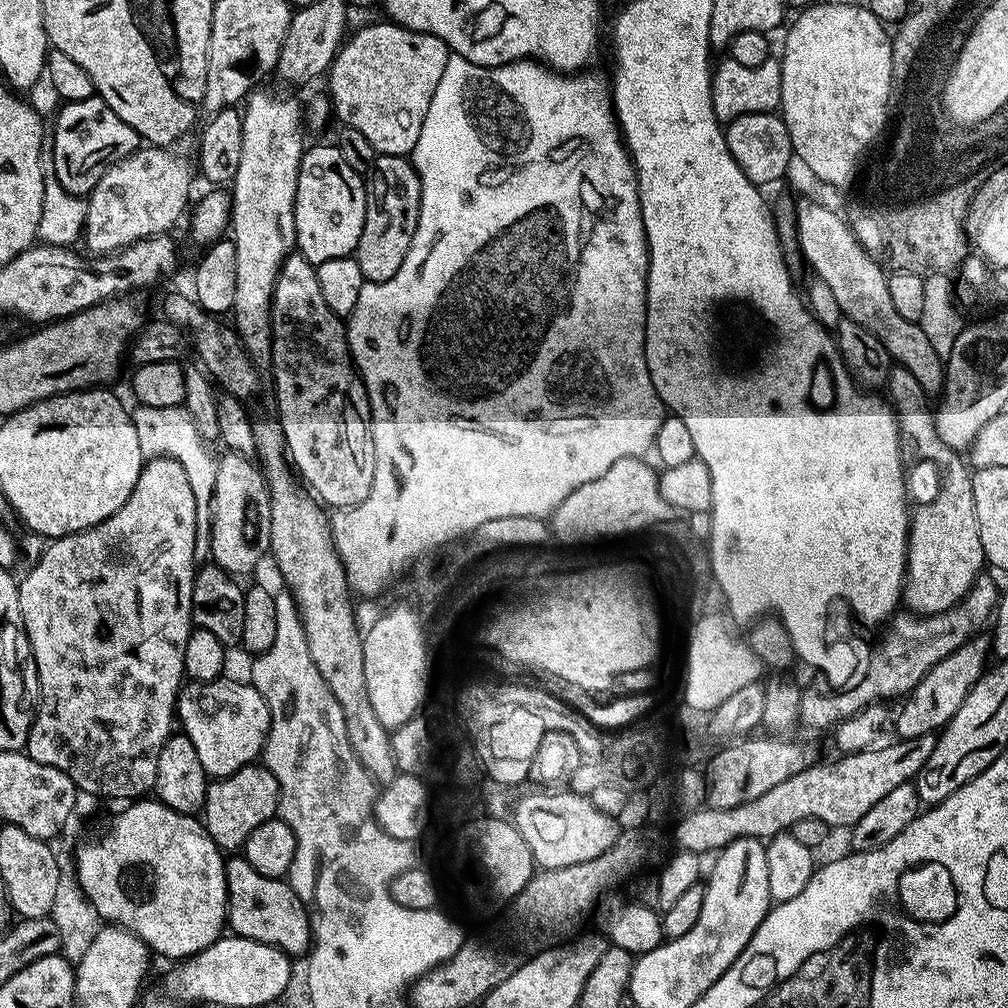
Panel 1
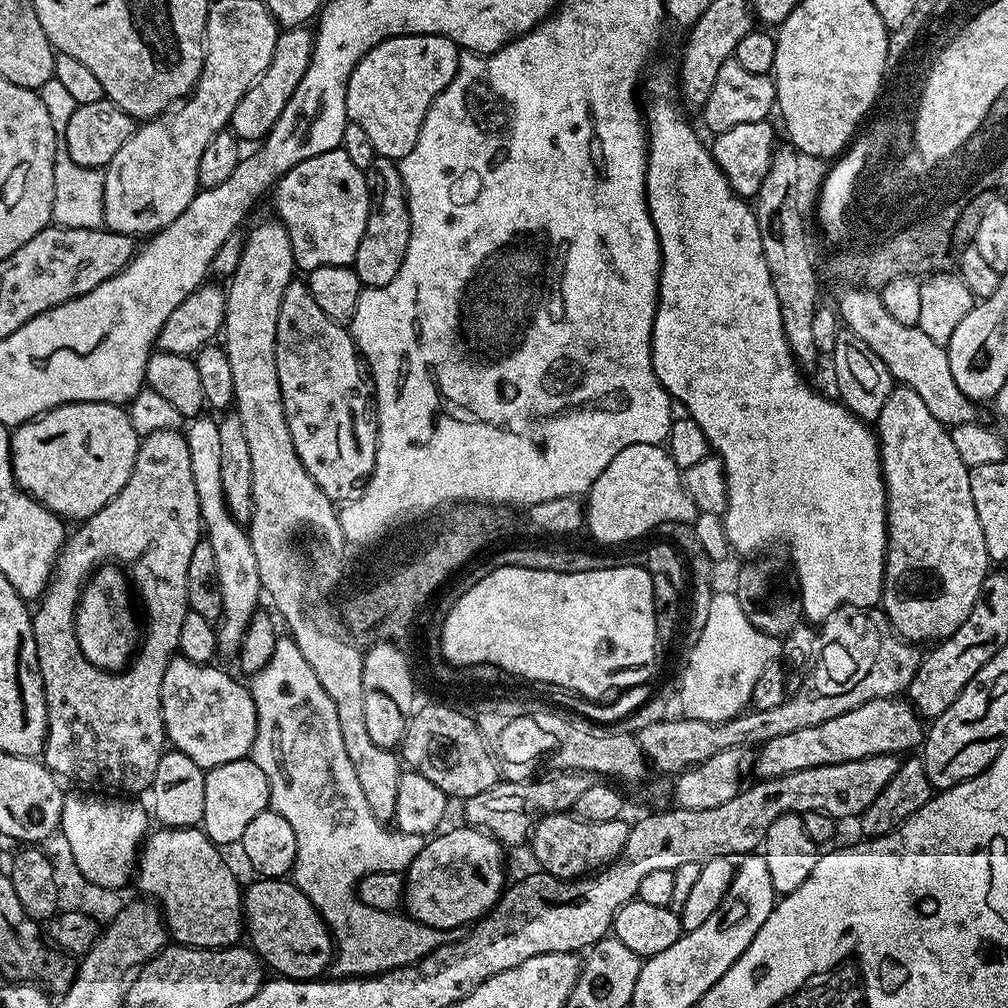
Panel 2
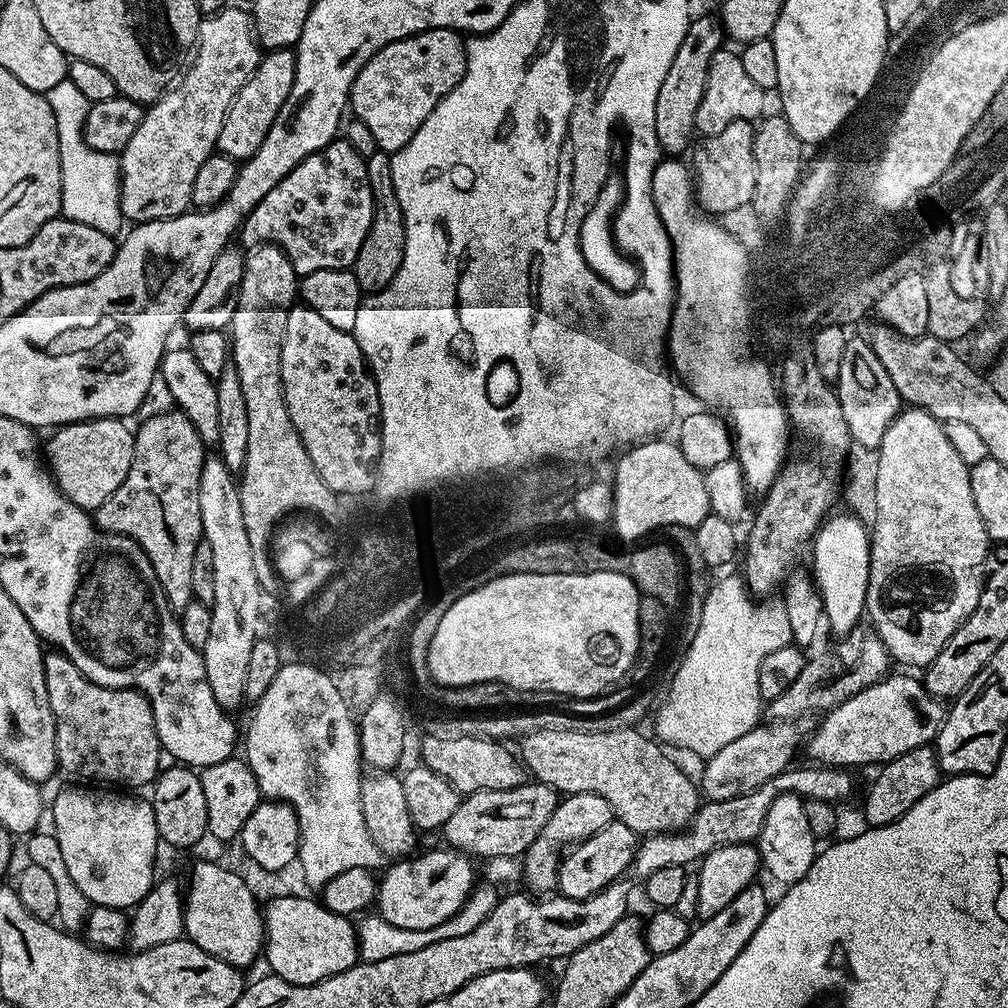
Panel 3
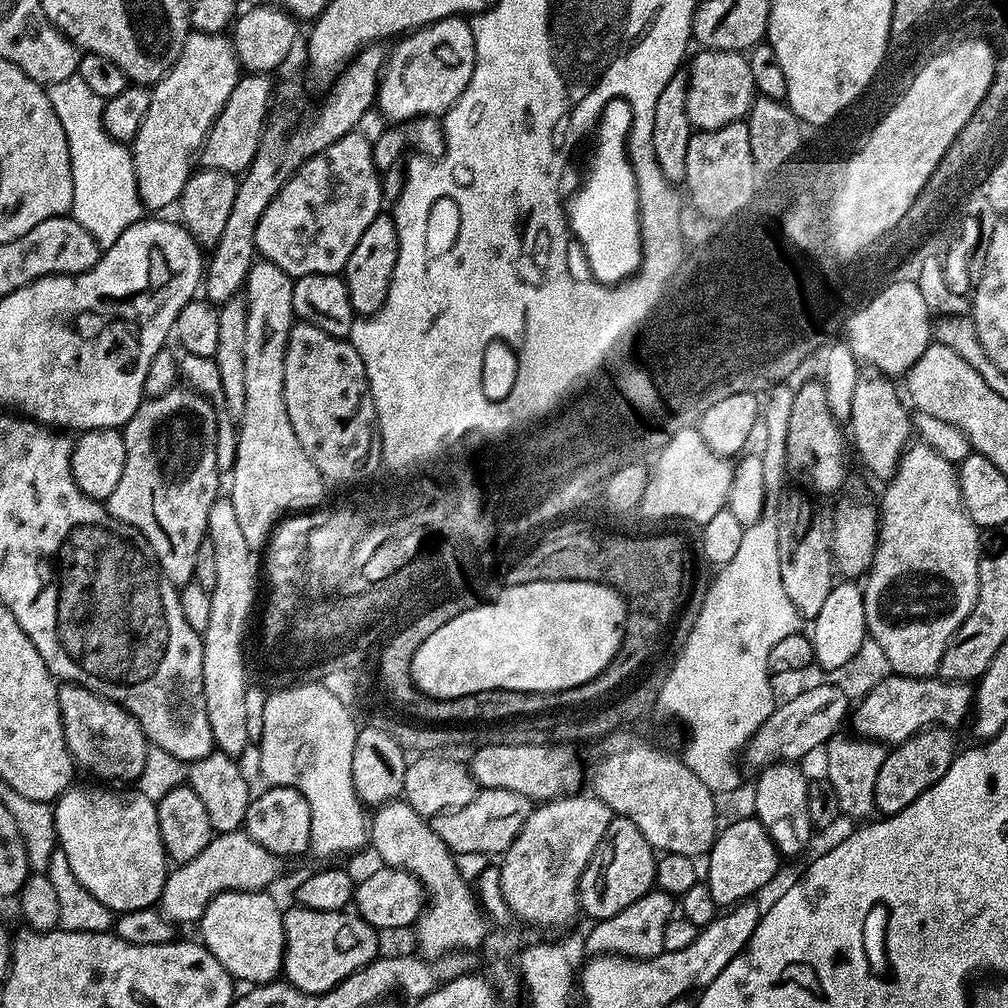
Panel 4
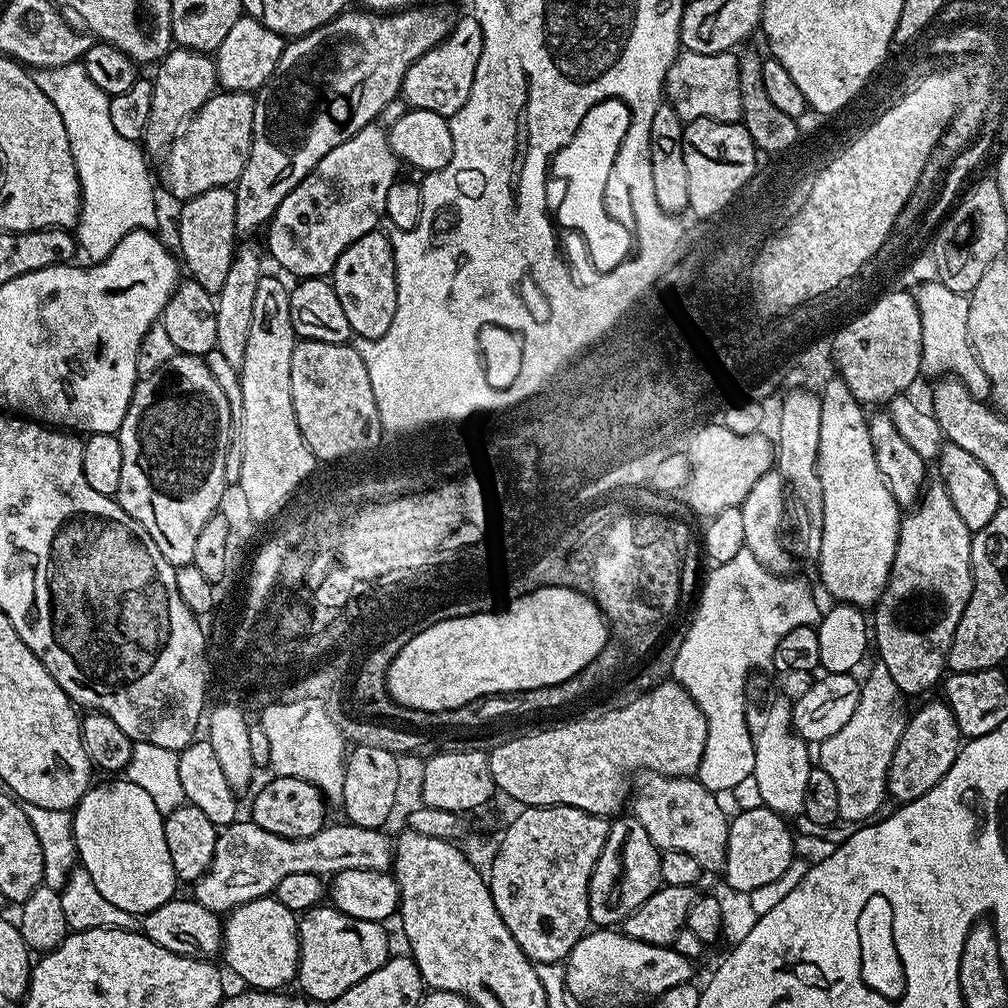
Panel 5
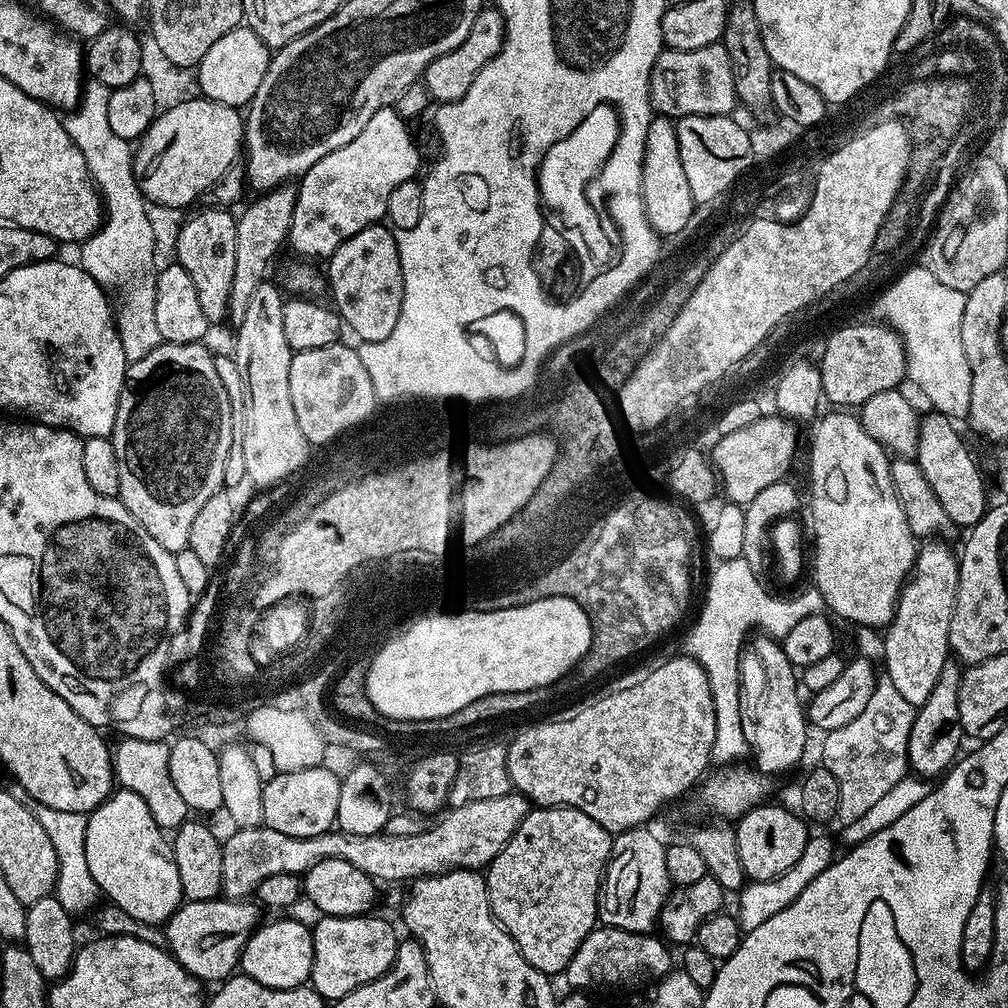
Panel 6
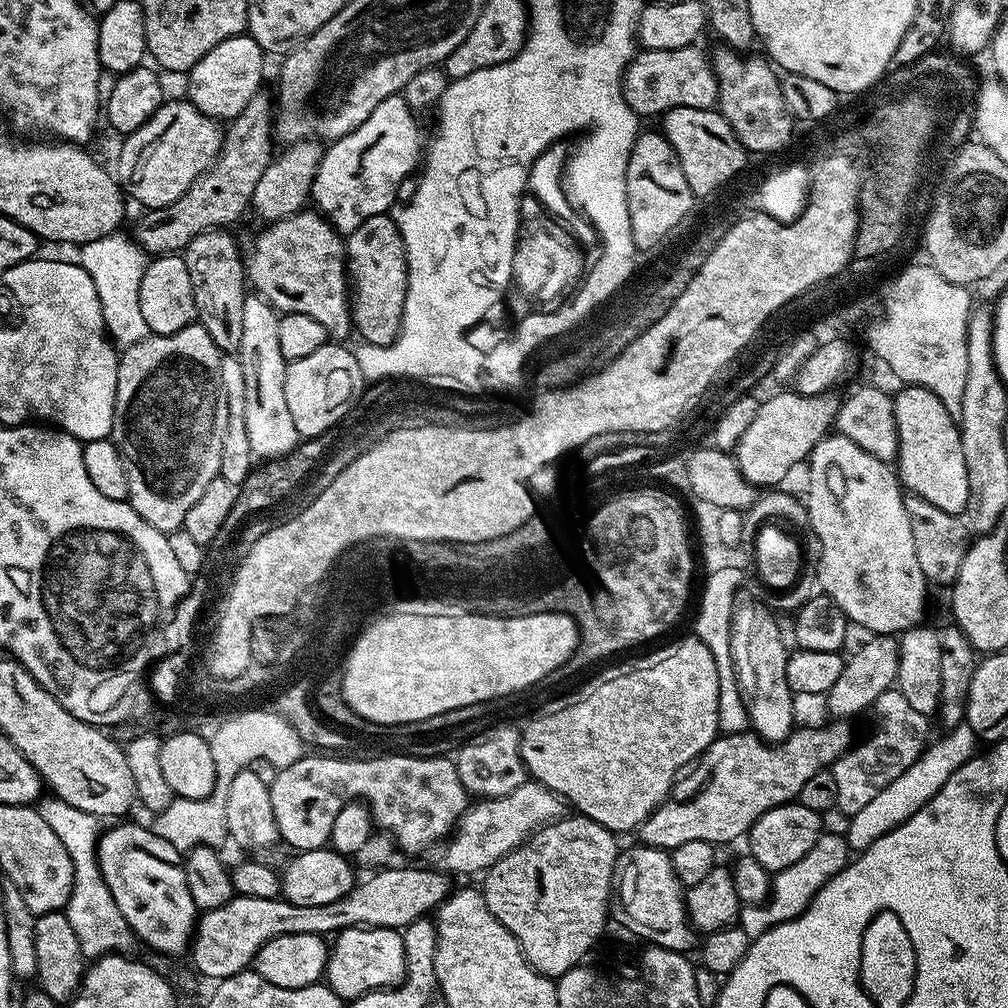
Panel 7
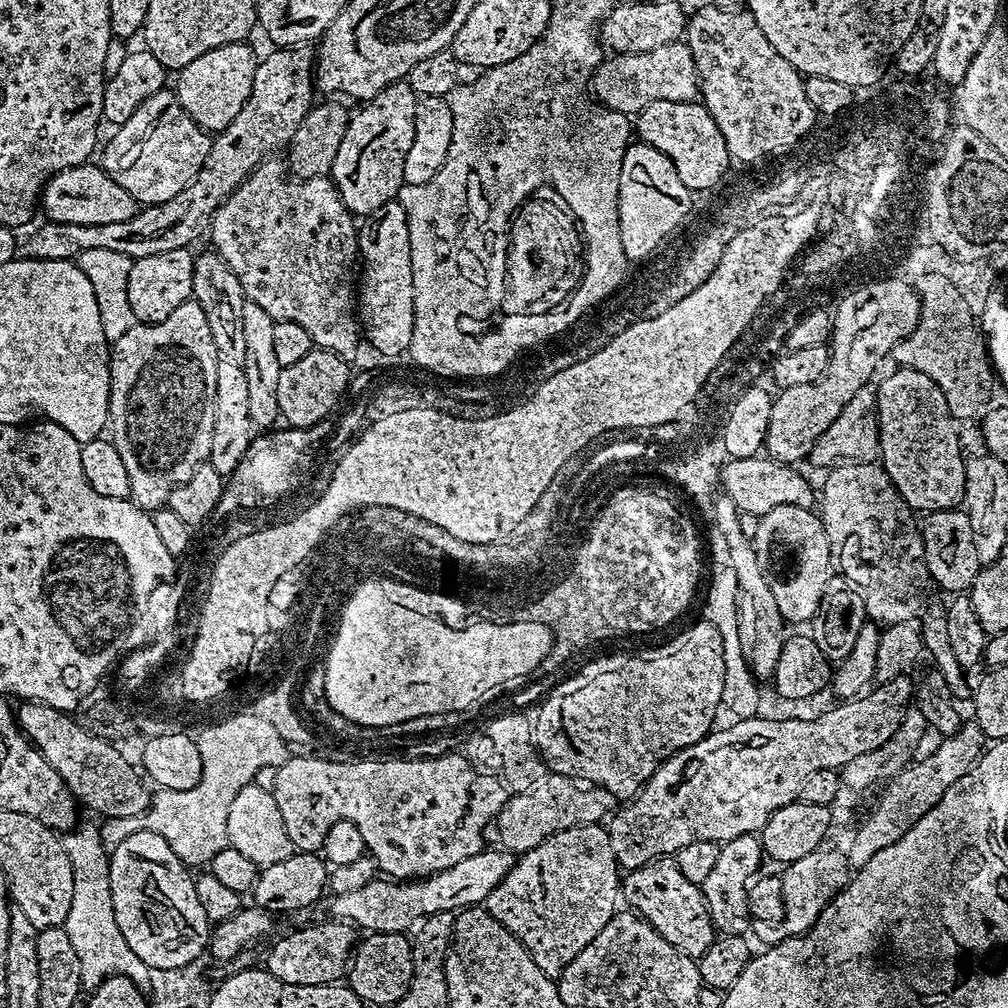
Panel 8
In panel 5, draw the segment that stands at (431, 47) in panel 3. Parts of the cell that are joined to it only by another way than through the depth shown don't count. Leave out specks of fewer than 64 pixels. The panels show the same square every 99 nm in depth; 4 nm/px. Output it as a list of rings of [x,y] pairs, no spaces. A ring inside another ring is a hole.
[[[467,15],[457,19],[454,30],[442,43],[426,50],[426,54],[422,54],[422,58],[406,70],[402,99],[409,108],[434,110],[437,118],[450,118],[466,106],[466,98],[470,98],[470,90],[474,86],[474,70],[478,70],[478,58],[482,58],[484,42],[482,26],[475,15]]]

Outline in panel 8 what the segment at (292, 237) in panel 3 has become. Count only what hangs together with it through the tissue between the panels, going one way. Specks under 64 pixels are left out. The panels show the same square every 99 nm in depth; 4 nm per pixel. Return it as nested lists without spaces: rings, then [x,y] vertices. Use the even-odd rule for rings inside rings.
[[[407,79],[397,80],[395,84],[386,86],[372,100],[357,107],[360,108],[357,112],[351,113],[342,146],[338,146],[338,154],[334,158],[330,179],[353,217],[363,218],[383,204],[393,203],[400,189],[404,187],[402,168],[414,137],[414,108],[417,99],[414,90],[410,90]]]

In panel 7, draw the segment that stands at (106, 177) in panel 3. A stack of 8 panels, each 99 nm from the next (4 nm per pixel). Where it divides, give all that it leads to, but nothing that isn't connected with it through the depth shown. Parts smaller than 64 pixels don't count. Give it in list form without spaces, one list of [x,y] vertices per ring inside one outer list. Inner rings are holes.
[[[120,235],[98,238],[83,245],[81,252],[84,253],[78,257],[78,263],[82,270],[86,270],[86,274],[90,274],[90,282],[94,282],[108,339],[117,349],[123,350],[142,342],[150,335],[146,318],[142,314],[142,305],[138,302],[138,292],[142,290],[142,276],[150,256],[131,235]]]

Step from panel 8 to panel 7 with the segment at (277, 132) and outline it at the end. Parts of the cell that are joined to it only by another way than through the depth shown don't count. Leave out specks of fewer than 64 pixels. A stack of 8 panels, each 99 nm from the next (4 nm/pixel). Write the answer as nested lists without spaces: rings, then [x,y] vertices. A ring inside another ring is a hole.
[[[267,91],[256,93],[250,102],[227,125],[220,155],[170,206],[162,206],[145,211],[144,217],[136,224],[134,239],[149,254],[180,254],[184,247],[198,234],[212,228],[227,229],[228,224],[240,220],[252,206],[254,190],[266,166],[274,159],[272,140],[274,141],[274,100]]]

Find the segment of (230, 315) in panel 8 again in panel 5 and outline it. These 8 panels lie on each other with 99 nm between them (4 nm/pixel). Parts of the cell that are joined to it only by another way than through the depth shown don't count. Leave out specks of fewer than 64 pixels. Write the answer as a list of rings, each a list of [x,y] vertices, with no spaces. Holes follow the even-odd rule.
[[[231,187],[206,190],[183,201],[179,207],[180,221],[176,224],[176,232],[180,235],[179,259],[187,275],[198,282],[202,290],[218,293],[222,290],[222,282],[226,282],[226,274],[230,274],[230,262],[238,247],[238,233],[234,222],[235,191]]]

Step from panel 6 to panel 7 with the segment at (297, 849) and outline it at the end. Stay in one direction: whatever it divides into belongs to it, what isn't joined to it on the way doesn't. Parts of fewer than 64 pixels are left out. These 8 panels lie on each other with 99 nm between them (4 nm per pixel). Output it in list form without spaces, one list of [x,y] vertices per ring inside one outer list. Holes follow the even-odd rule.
[[[525,779],[524,784],[508,796],[484,798],[469,807],[443,845],[445,848],[440,856],[439,867],[457,877],[468,876],[471,872],[487,873],[492,865],[513,852],[533,832],[537,832],[546,824],[553,824],[561,819],[565,812],[565,801],[561,800],[556,792],[552,792],[536,780]]]

